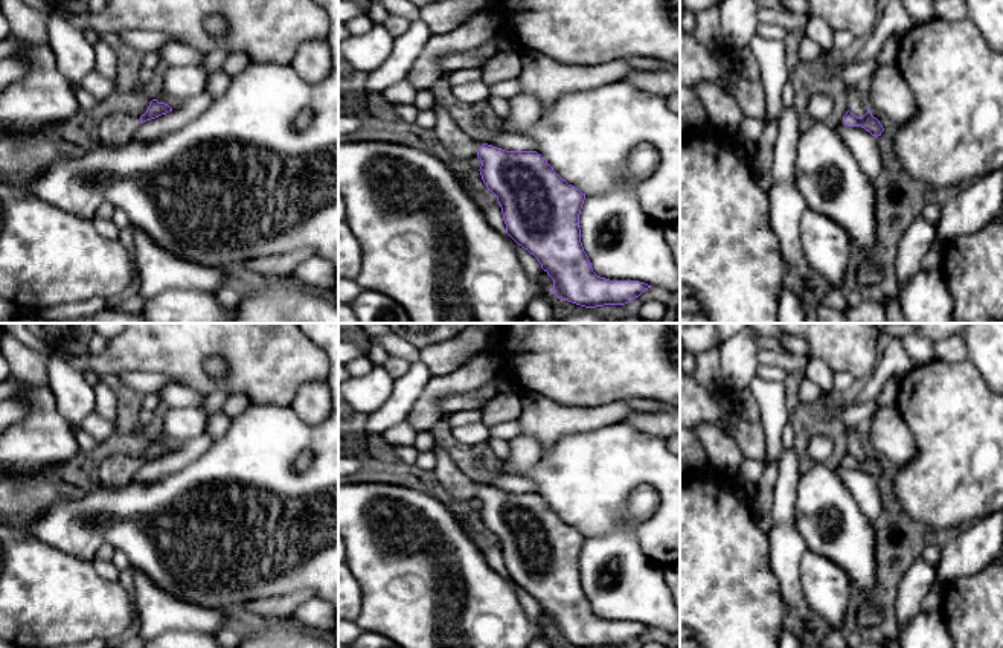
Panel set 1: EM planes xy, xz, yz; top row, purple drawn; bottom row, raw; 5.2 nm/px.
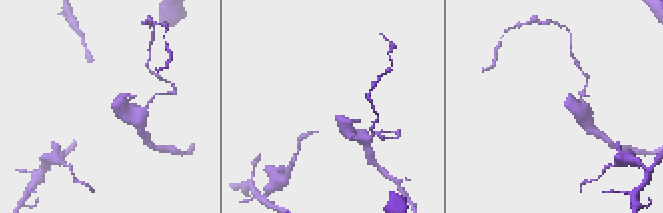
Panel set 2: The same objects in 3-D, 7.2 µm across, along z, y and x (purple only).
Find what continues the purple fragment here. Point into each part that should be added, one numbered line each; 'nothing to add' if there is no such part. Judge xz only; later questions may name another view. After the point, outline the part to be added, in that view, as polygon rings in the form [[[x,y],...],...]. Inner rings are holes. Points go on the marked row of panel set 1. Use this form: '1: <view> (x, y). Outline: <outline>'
1: xz (459, 144). Outline: [[[434,95],[433,111],[437,120],[433,130],[437,139],[450,151],[454,160],[471,160],[477,157],[477,151],[483,143],[473,140],[469,134],[460,130],[444,105],[445,101]]]

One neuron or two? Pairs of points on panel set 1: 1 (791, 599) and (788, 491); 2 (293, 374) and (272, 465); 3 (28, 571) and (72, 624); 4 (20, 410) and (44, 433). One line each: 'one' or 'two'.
1: one
2: two
3: one
4: two

